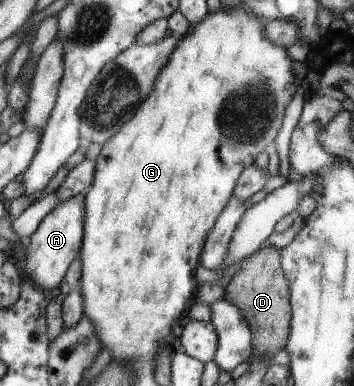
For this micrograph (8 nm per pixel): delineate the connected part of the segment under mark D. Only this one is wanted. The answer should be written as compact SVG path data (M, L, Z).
M262 247L240 263L239 269L225 286L223 299L234 303L250 326L255 353L251 356L259 356L258 353L273 353L277 347L285 347L286 339L290 333L290 282L282 270L281 259L281 251L276 247Z

